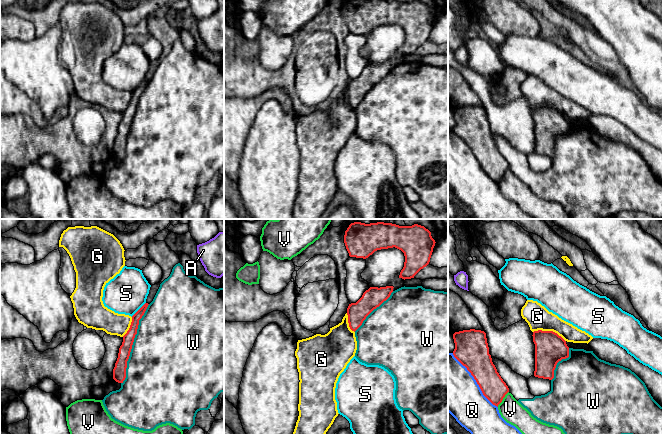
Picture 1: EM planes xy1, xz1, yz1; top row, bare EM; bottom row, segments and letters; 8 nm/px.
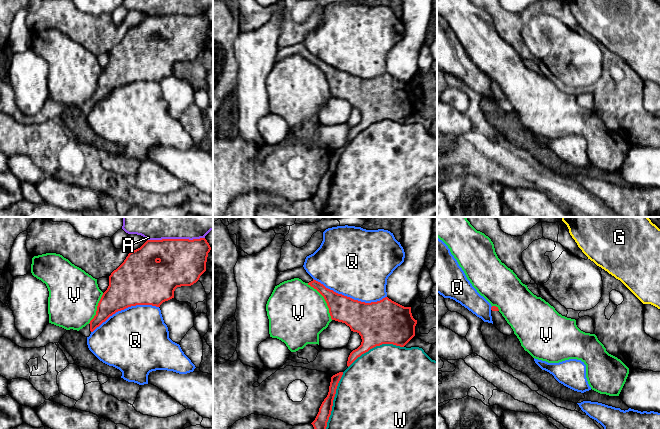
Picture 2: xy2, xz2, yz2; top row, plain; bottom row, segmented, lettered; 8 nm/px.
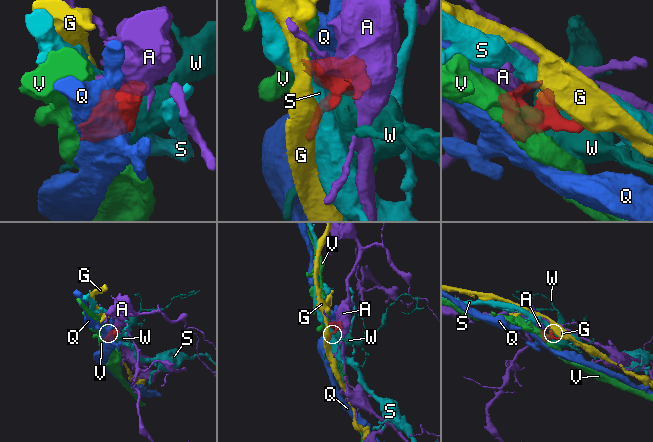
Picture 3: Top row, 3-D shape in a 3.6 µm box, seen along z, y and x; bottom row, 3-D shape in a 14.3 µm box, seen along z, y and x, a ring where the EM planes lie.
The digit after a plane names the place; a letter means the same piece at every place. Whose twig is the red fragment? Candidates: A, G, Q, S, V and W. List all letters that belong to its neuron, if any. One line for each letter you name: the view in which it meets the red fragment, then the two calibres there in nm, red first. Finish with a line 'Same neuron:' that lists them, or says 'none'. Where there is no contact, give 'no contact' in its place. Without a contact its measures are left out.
Same neuron: none

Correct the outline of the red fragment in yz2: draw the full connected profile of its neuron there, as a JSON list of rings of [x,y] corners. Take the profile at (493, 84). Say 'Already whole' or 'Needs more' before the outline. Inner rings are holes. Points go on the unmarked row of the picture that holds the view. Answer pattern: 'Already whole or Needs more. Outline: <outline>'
Needs more. Outline: [[[496,82],[491,83],[491,92],[492,92],[493,100],[501,109],[507,112],[514,110],[514,107],[511,104],[511,102],[507,99],[505,94],[499,88],[498,83]]]

